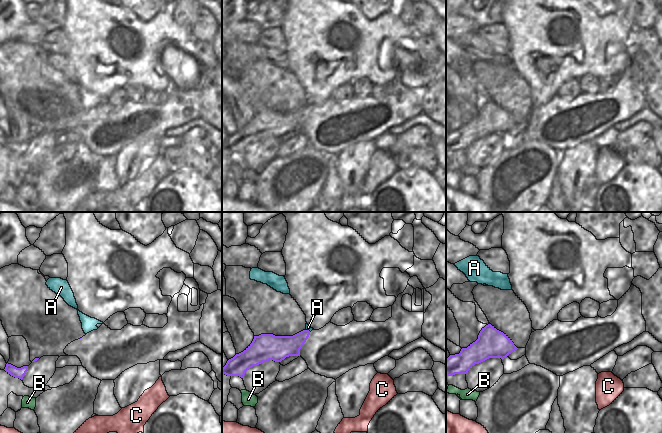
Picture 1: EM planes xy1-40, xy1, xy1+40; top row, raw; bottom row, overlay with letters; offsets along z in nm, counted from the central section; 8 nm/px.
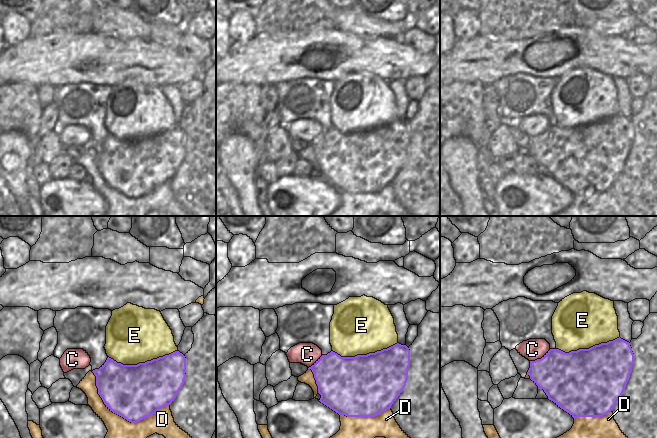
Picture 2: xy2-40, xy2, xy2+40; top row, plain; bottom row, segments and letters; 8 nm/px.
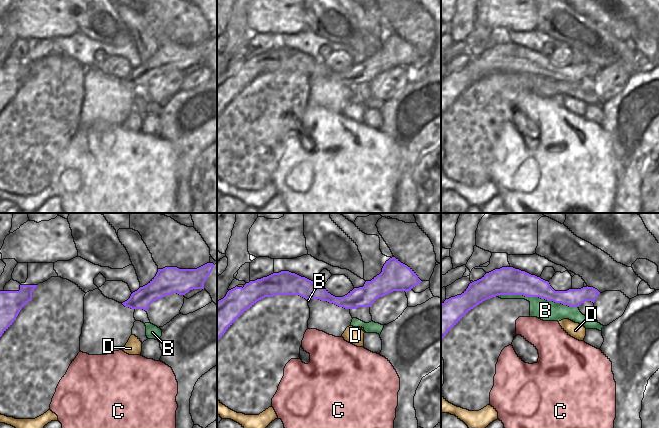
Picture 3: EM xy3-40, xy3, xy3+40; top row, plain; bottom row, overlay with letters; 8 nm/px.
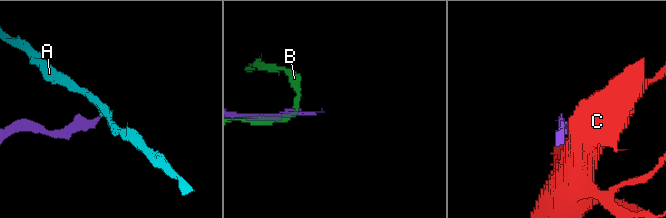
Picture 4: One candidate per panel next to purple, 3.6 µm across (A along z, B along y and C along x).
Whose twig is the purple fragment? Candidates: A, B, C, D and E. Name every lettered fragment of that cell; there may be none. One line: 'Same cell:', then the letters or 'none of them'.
Same cell: none of them

